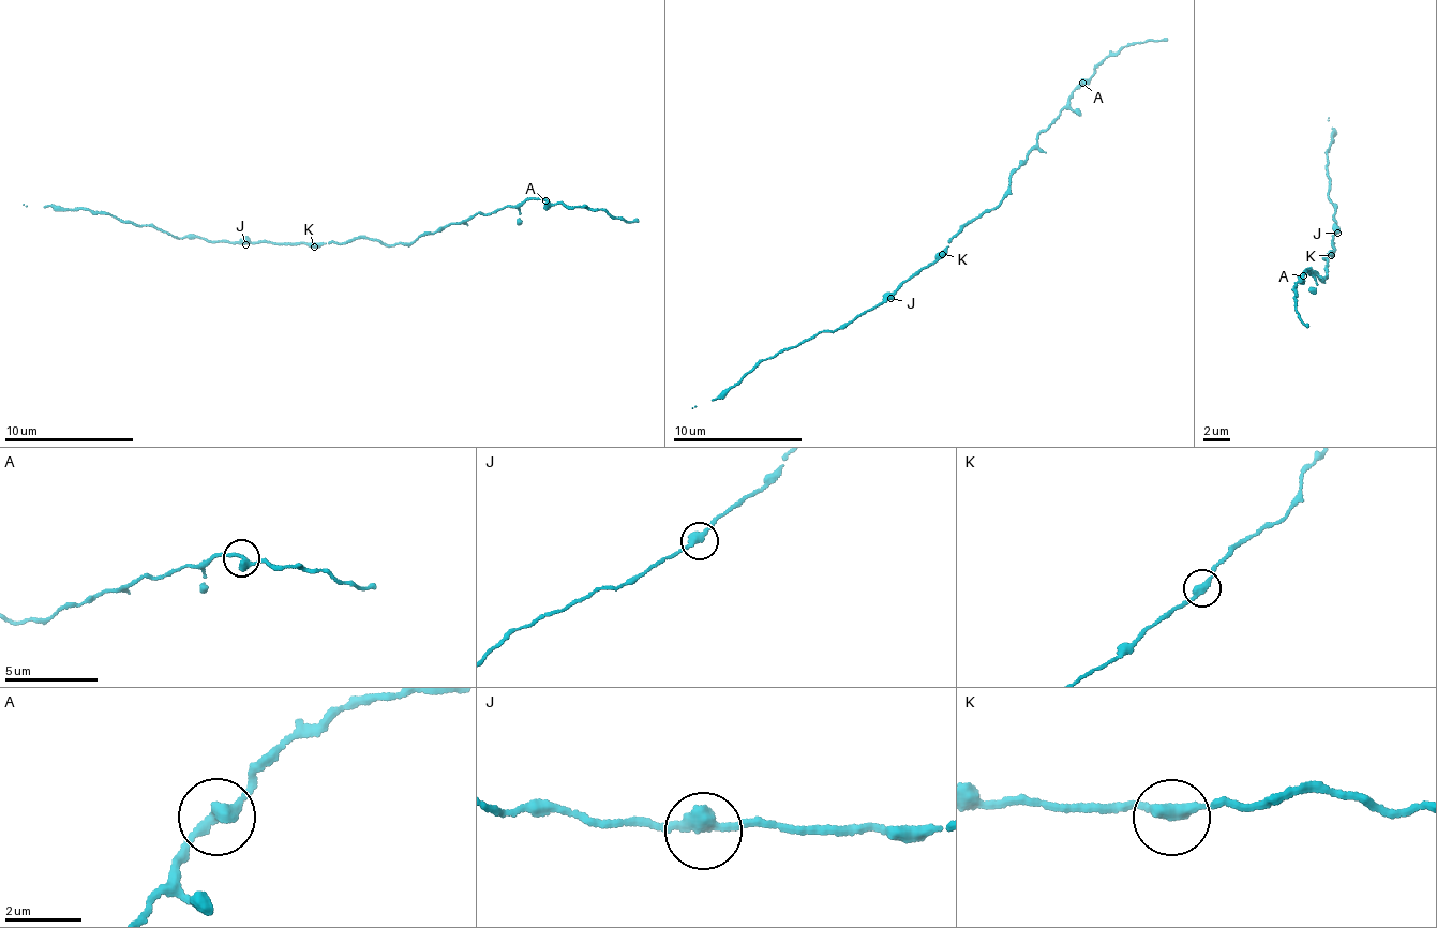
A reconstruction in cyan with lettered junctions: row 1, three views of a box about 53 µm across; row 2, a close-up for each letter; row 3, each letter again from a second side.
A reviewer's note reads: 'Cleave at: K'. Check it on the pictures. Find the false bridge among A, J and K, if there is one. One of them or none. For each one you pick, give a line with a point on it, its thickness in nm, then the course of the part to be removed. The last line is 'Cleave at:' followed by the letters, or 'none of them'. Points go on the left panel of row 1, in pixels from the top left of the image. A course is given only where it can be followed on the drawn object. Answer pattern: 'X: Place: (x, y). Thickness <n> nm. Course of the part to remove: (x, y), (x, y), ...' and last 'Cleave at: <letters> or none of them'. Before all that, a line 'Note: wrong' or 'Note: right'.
Note: wrong
Cleave at: none of them

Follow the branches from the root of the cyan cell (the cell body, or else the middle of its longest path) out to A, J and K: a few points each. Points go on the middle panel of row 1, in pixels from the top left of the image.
A: (956, 237), (966, 225), (997, 207), (1013, 174), (1029, 159), (1038, 133), (1056, 124), (1082, 83)
J: (956, 237), (949, 238), (931, 264), (923, 265), (903, 281), (891, 299)
K: (956, 237), (949, 238), (942, 254)

